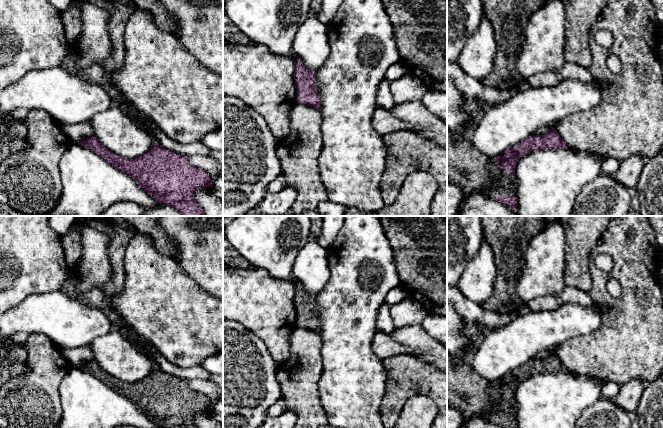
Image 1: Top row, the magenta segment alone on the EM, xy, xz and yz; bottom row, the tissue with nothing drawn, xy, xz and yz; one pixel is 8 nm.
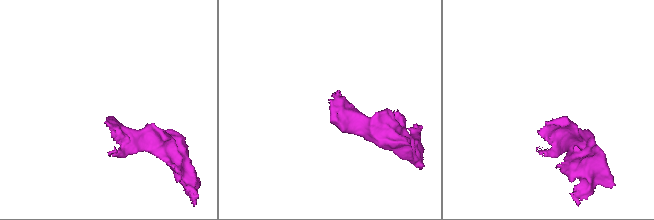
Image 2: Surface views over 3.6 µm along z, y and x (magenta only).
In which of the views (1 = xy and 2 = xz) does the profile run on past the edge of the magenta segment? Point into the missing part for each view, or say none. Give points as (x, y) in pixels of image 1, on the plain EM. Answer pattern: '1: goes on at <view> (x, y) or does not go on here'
1: does not go on here
2: does not go on here

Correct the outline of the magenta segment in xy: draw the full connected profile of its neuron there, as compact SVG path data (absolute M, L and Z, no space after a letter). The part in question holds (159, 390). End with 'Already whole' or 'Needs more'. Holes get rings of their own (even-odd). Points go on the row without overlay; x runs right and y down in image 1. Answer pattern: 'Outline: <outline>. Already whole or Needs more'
Outline: M95 360L85 363L79 369L97 377L117 393L131 400L151 421L160 428L198 428L194 416L198 412L212 411L209 399L190 388L186 380L178 379L161 369L154 368L145 378L127 383L108 374Z. Already whole

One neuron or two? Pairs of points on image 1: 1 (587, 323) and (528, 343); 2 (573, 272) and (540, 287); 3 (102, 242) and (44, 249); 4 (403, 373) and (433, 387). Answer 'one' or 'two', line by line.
1: one
2: two
3: two
4: one

